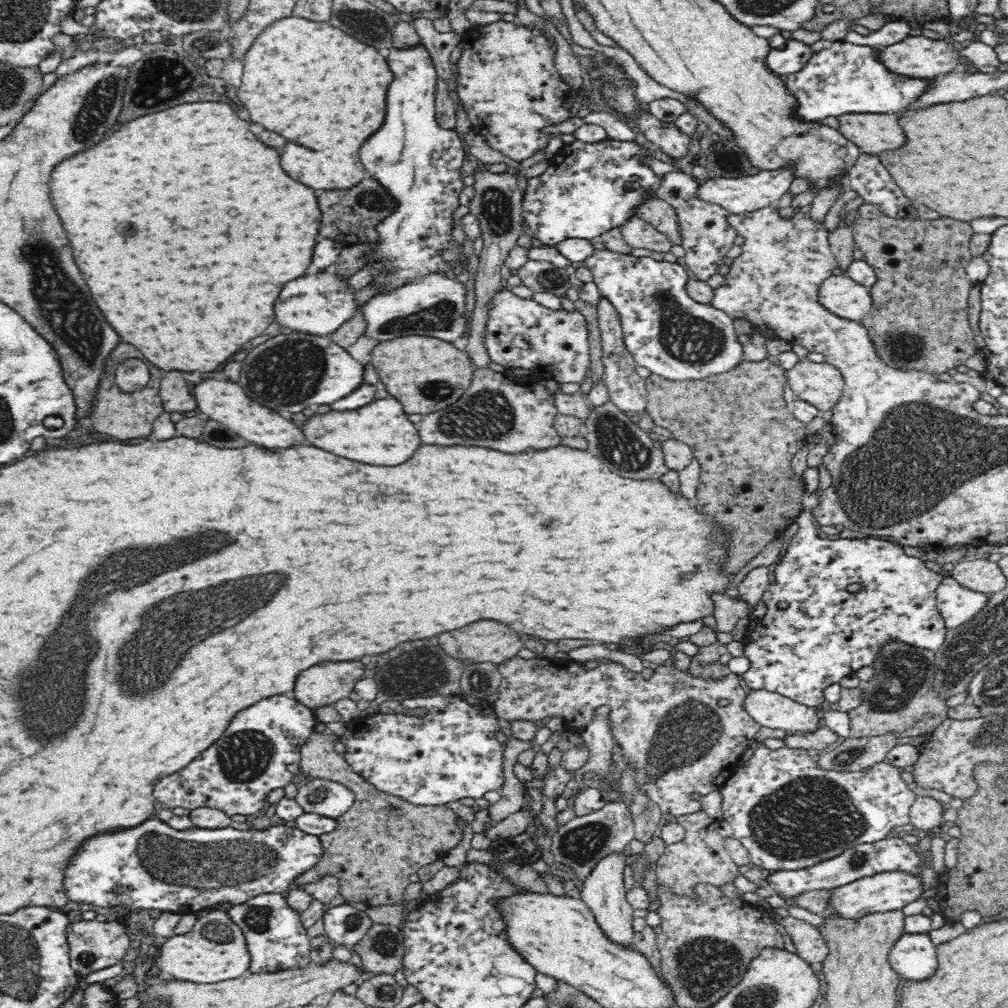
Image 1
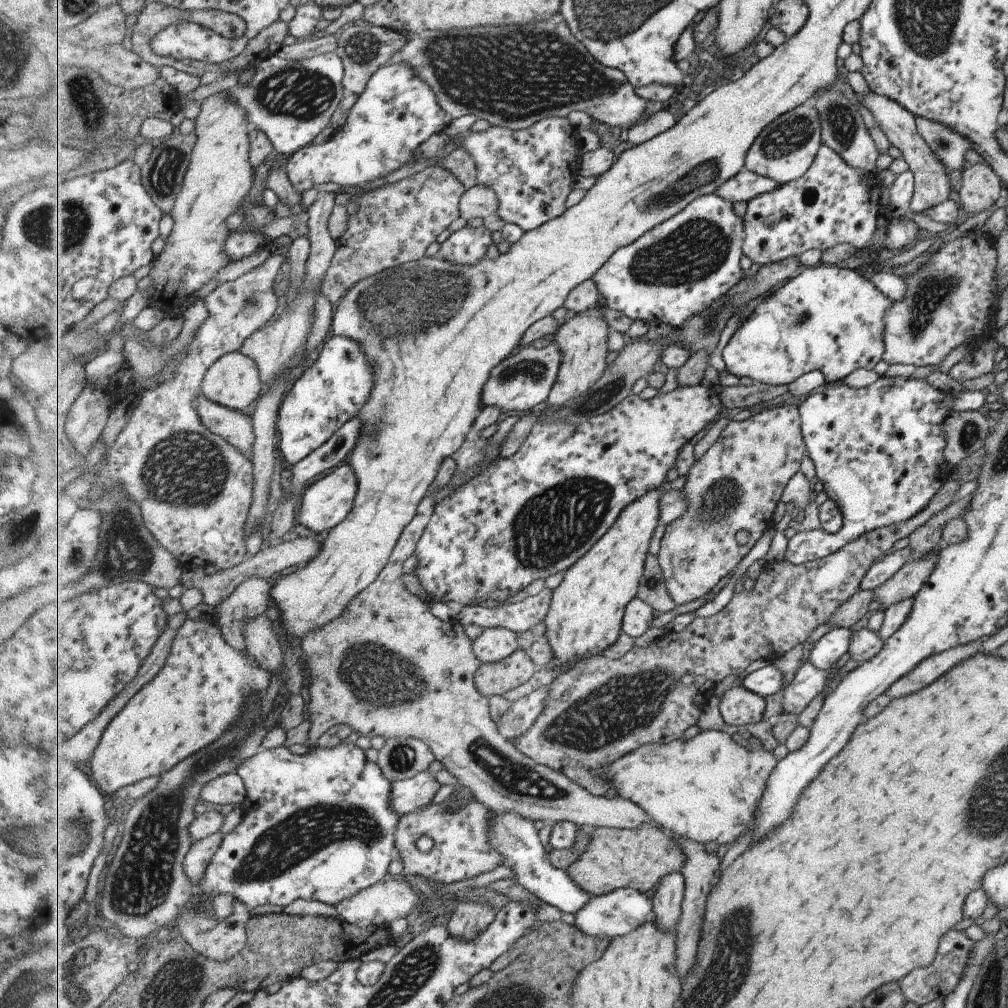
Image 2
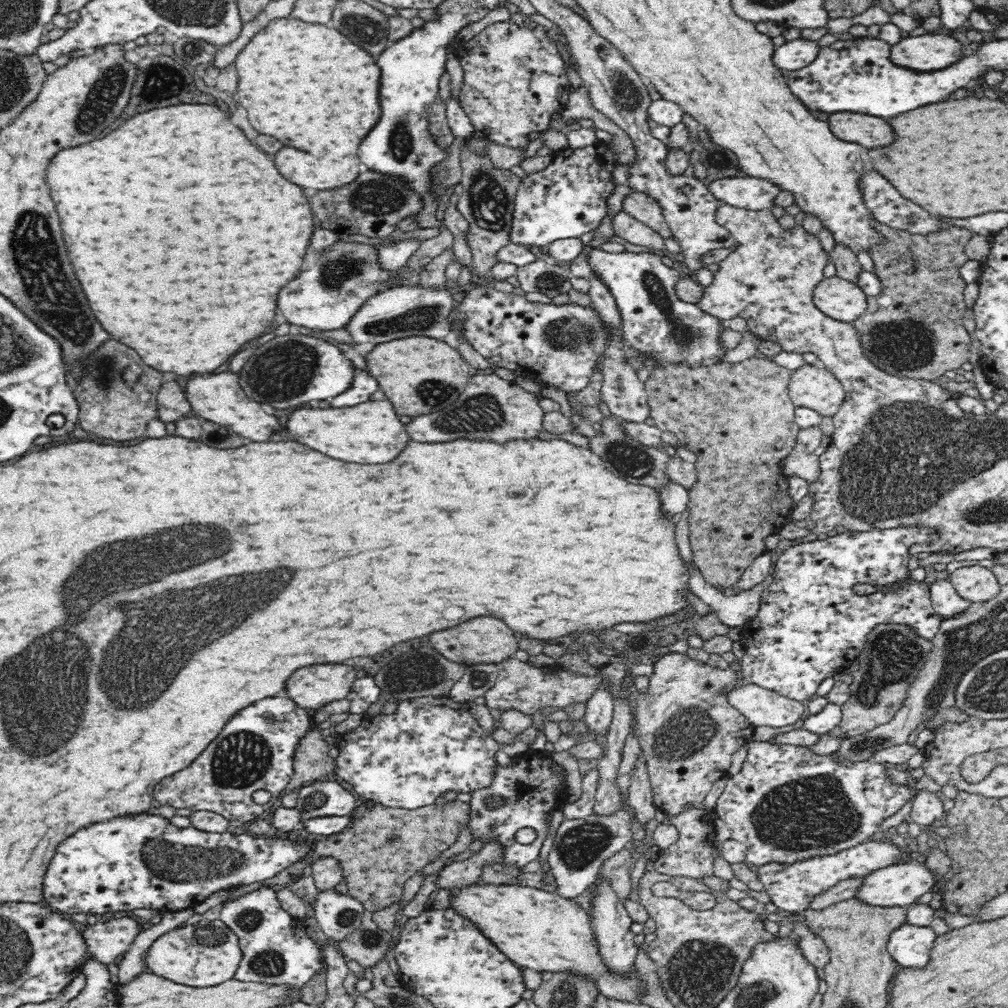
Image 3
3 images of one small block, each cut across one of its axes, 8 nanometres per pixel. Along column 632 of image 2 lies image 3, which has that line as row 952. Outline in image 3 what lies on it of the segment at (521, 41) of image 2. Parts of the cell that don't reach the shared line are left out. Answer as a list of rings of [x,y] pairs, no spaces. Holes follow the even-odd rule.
[[[121,917],[111,919],[107,922],[101,920],[95,924],[86,924],[82,930],[79,931],[83,943],[85,944],[85,949],[77,965],[82,969],[84,964],[88,964],[88,960],[93,960],[93,962],[104,965],[114,964],[114,962],[118,960],[118,956],[127,954],[132,941],[139,932],[140,923],[136,922],[132,917]]]

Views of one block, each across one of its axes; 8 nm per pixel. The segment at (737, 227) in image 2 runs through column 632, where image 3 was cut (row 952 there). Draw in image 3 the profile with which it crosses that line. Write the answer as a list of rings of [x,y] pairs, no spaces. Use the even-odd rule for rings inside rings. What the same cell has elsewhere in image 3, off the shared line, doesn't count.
[[[260,888],[223,902],[219,919],[238,935],[244,953],[234,976],[236,980],[291,984],[295,996],[300,996],[300,988],[324,966],[320,949],[308,929],[280,904],[273,889]]]

